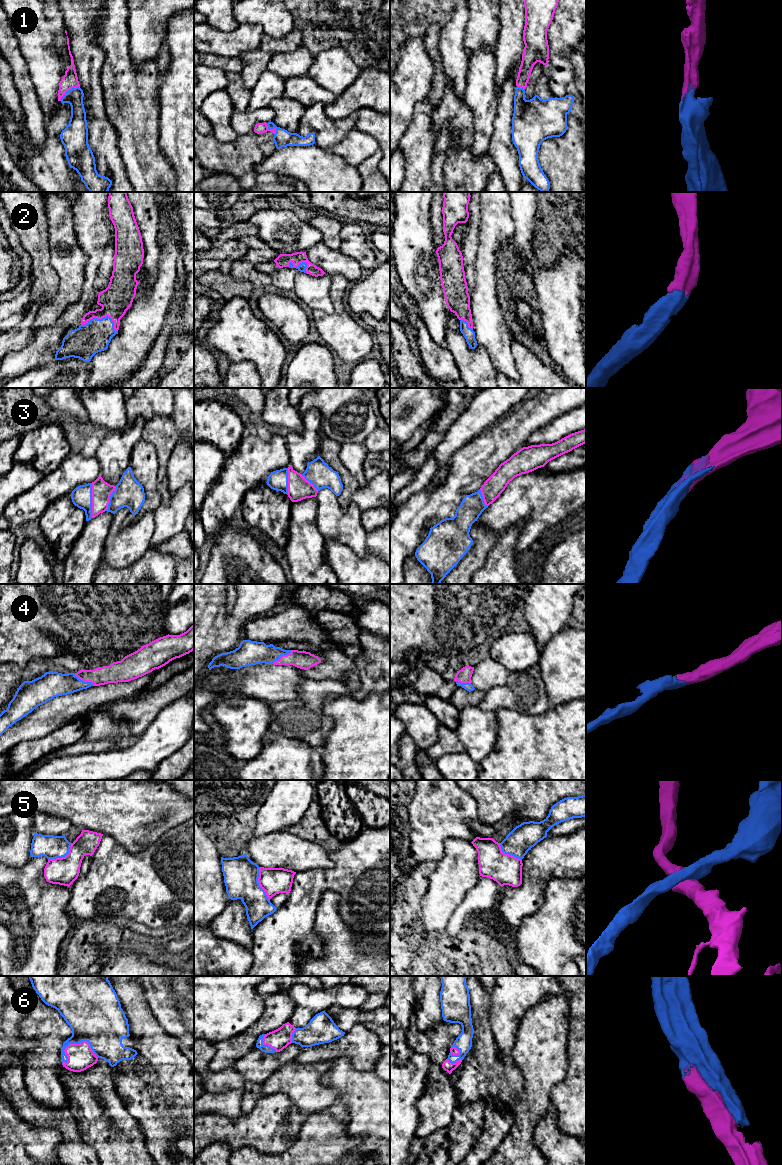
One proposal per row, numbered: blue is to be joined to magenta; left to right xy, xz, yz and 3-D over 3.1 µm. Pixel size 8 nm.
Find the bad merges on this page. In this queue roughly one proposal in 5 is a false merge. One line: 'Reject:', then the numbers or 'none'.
Reject: 5

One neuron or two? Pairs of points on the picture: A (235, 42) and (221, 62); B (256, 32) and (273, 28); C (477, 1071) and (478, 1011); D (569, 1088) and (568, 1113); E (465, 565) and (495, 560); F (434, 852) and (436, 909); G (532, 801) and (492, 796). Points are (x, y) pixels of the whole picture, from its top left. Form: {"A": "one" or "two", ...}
{"A": "two", "B": "two", "C": "one", "D": "one", "E": "two", "F": "two", "G": "one"}

